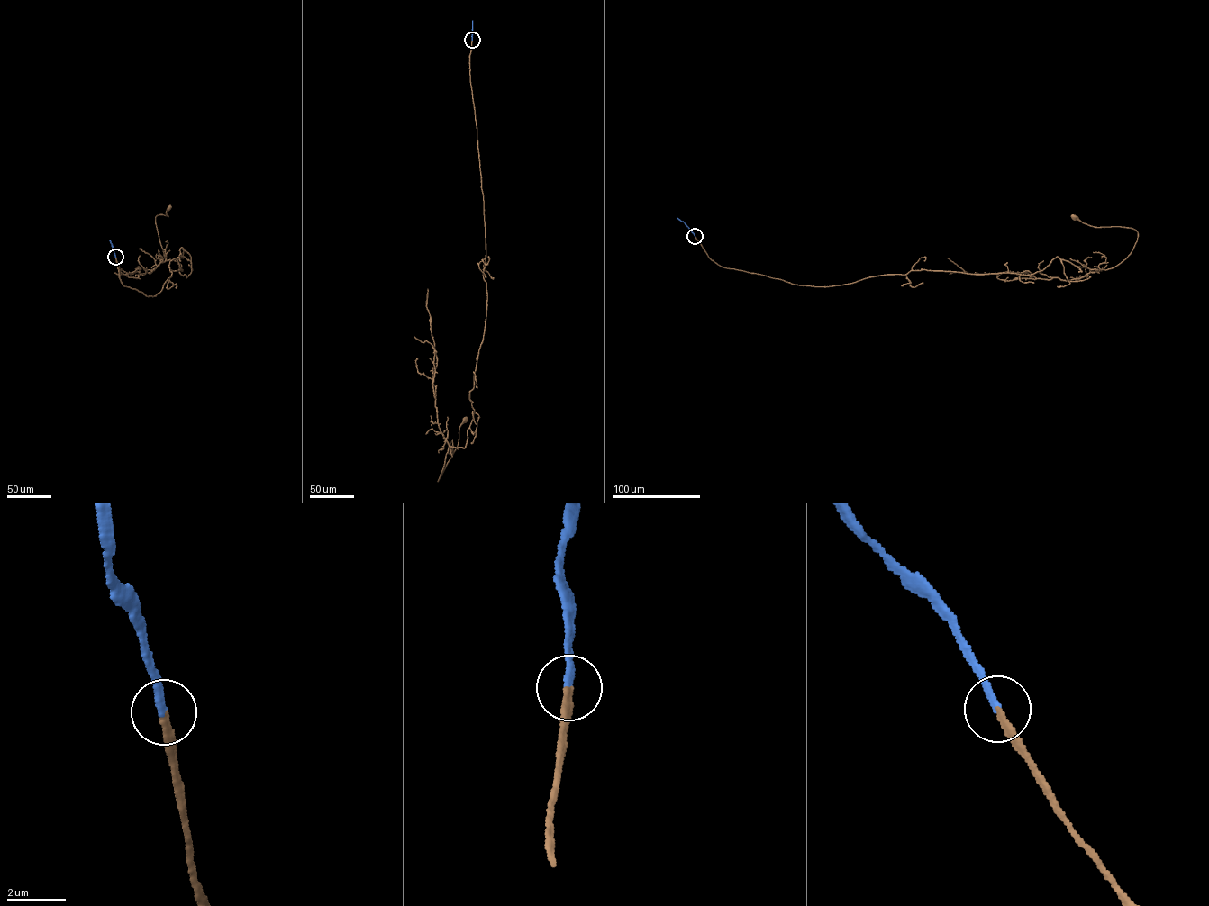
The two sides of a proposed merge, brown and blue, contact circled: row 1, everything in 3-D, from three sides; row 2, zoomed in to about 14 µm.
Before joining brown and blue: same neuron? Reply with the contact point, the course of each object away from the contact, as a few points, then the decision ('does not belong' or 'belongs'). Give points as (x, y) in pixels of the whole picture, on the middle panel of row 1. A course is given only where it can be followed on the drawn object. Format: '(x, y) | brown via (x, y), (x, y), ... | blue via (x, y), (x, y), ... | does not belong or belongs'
(472, 40) | brown via (472, 40), (486, 306), (466, 445), (449, 446), (438, 481), (465, 419) | blue via (472, 40), (472, 21) | belongs

